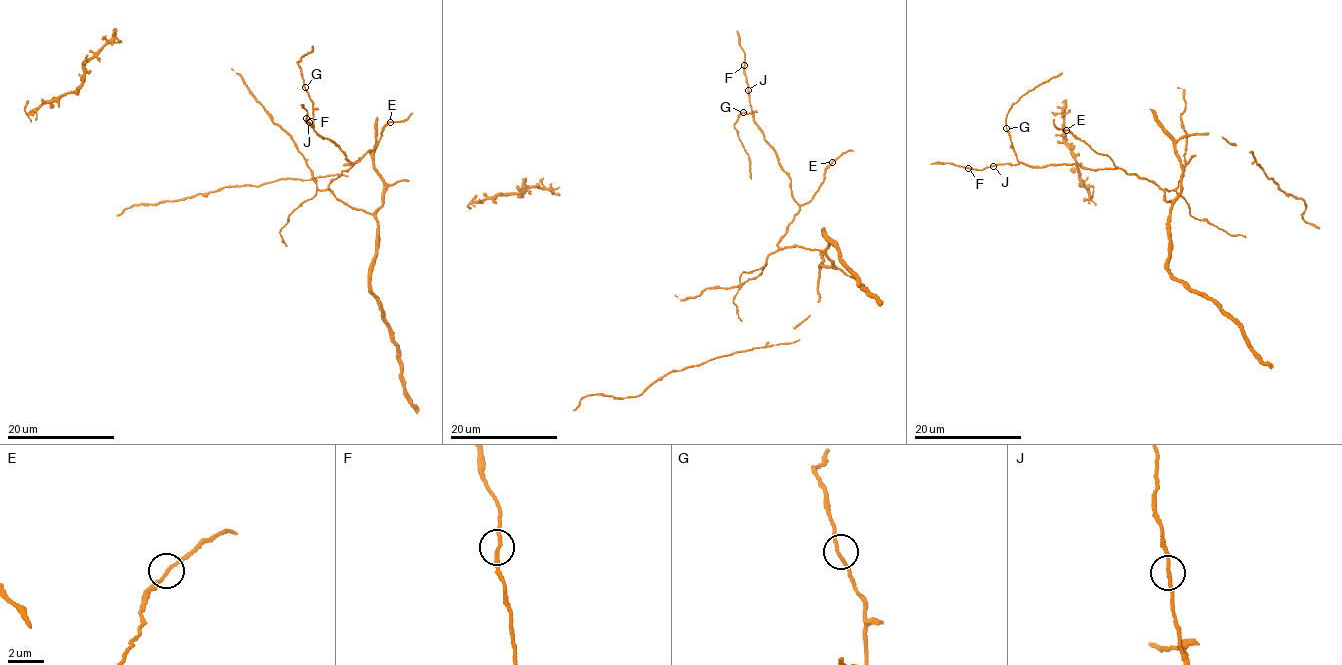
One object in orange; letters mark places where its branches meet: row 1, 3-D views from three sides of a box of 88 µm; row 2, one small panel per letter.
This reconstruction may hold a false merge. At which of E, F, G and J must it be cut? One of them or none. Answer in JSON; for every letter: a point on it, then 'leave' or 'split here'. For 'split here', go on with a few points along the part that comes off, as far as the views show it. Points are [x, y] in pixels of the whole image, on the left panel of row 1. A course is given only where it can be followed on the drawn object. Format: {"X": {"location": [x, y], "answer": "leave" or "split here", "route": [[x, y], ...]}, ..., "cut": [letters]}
{"E": {"location": [390, 122], "answer": "leave"}, "F": {"location": [306, 118], "answer": "leave"}, "G": {"location": [305, 87], "answer": "leave"}, "J": {"location": [309, 122], "answer": "leave"}, "cut": []}

